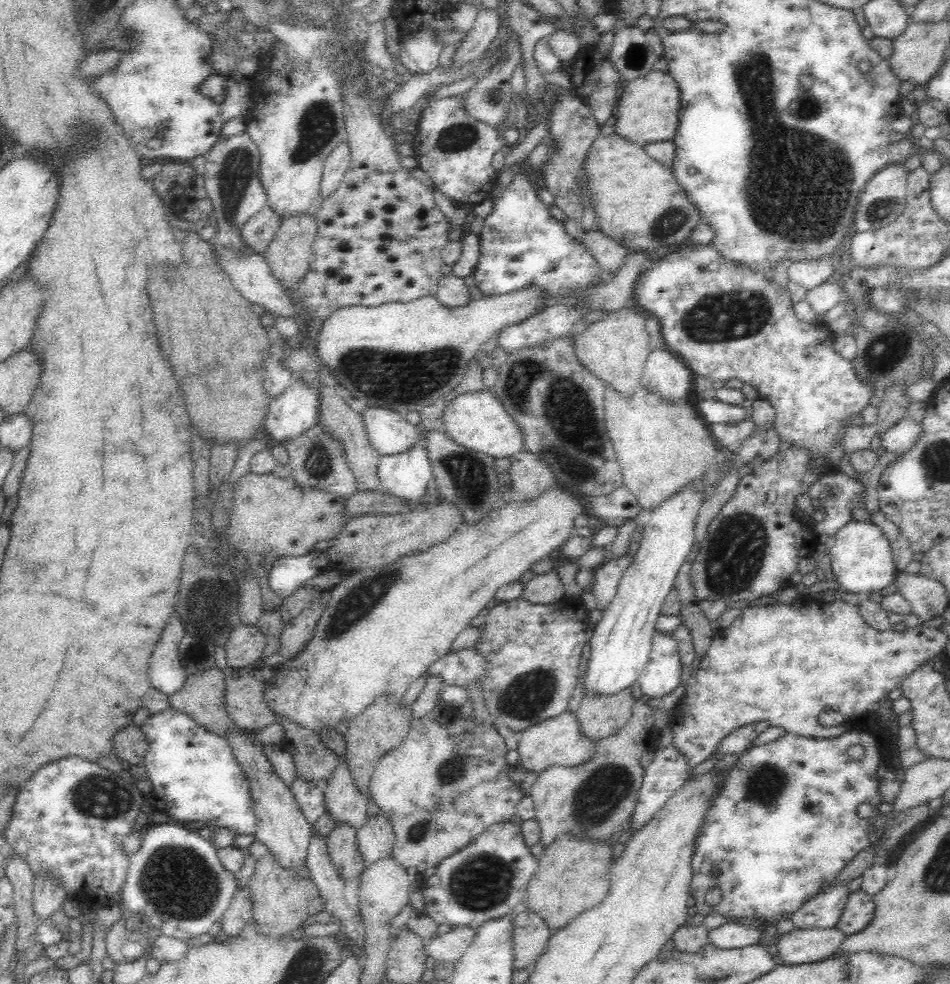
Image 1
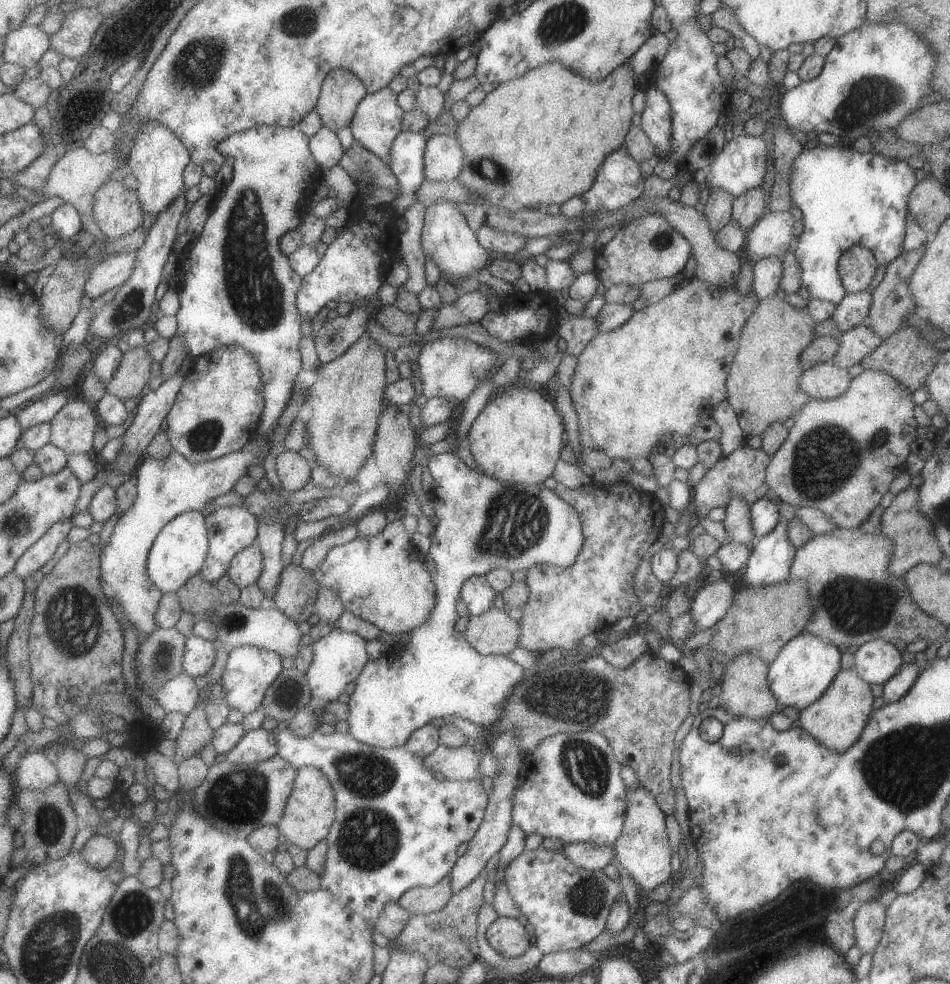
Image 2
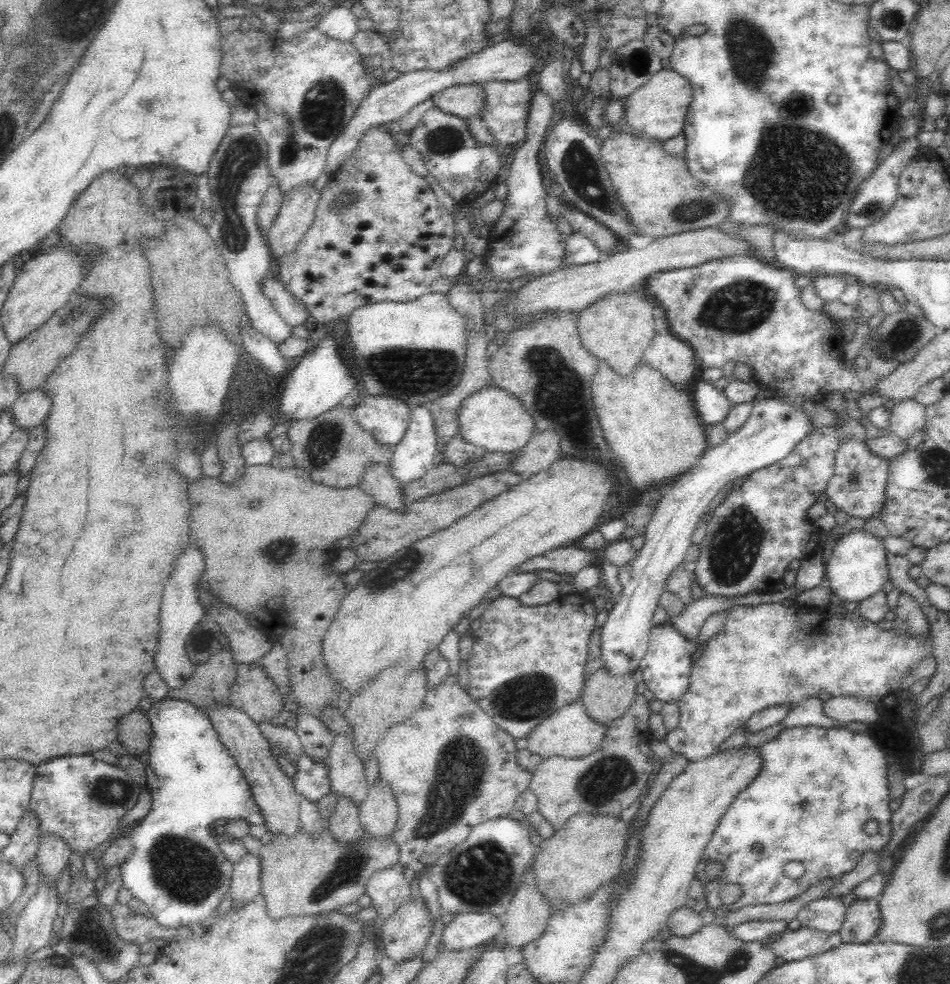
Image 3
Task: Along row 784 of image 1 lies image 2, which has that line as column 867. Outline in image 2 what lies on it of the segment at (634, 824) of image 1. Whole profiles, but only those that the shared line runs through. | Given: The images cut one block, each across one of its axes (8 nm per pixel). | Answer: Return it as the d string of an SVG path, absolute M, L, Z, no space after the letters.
M873 639L852 650L854 668L869 686L883 684L903 663L901 652L883 639Z

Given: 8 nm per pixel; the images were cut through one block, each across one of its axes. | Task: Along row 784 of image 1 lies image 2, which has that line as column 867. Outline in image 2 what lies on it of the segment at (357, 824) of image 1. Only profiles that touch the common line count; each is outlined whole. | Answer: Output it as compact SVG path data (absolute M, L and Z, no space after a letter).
M868 325L854 326L851 330L844 331L838 338L838 349L831 361L839 368L851 368L882 342L883 340Z

